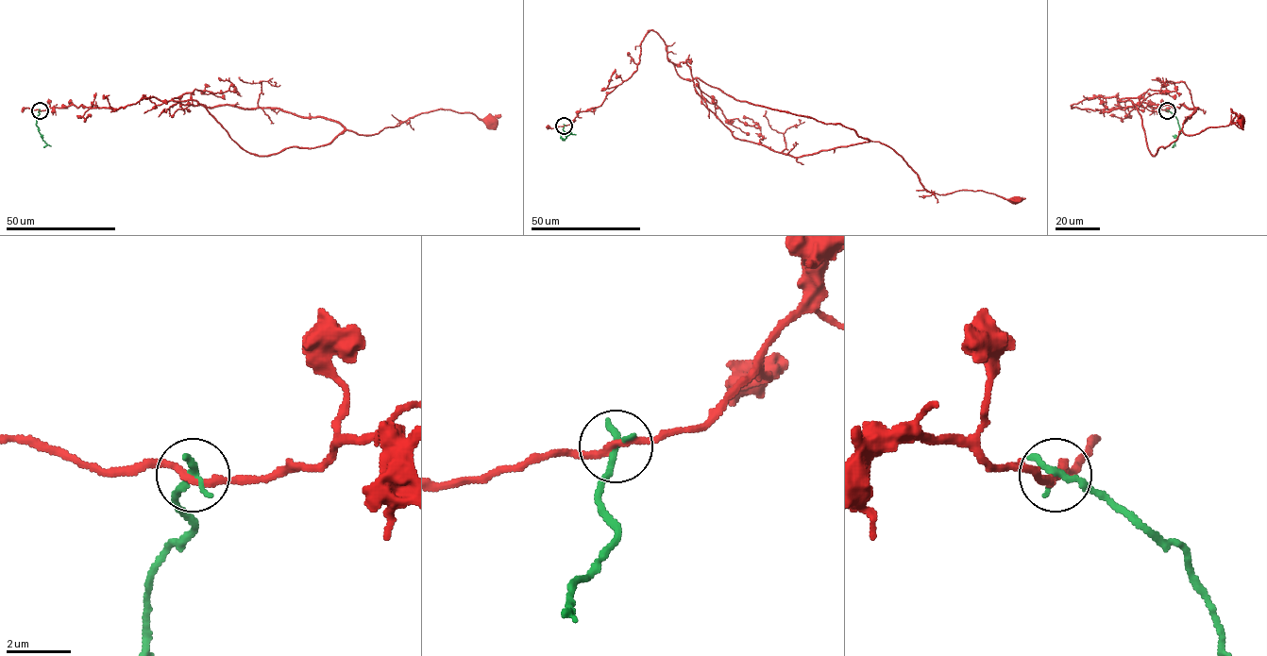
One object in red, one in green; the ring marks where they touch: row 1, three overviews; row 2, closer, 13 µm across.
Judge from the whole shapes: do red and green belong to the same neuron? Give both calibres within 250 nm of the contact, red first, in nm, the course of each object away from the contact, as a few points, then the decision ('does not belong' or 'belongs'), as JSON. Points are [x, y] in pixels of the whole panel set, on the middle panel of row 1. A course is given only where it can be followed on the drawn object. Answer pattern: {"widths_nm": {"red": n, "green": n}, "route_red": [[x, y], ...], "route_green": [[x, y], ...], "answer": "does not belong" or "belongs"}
{"widths_nm": {"red": 200, "green": 280}, "route_red": [[564, 126], [637, 69], [641, 42], [653, 30], [682, 78], [853, 128], [899, 154], [929, 192], [1013, 199]], "route_green": [[564, 126], [560, 137], [564, 140], [571, 133], [567, 131]], "answer": "does not belong"}

